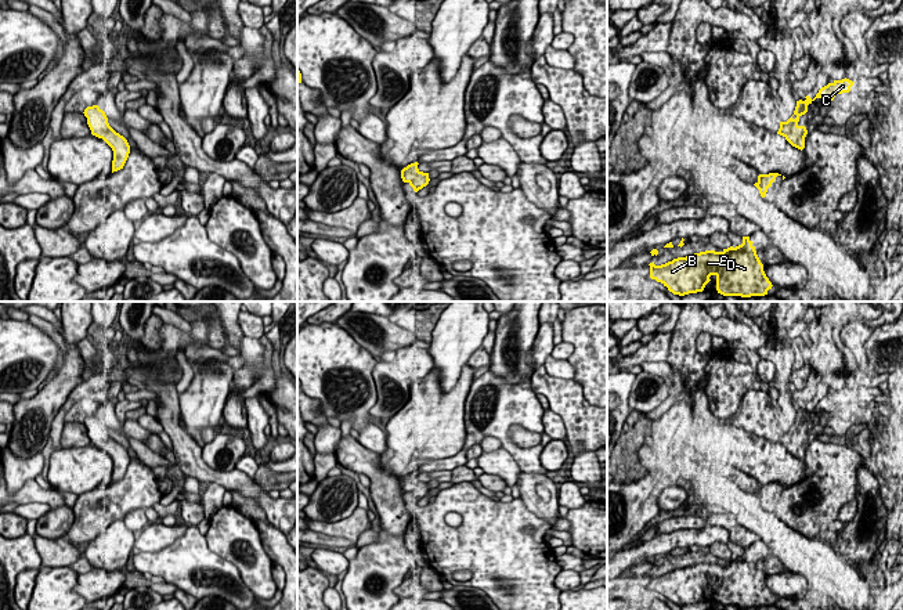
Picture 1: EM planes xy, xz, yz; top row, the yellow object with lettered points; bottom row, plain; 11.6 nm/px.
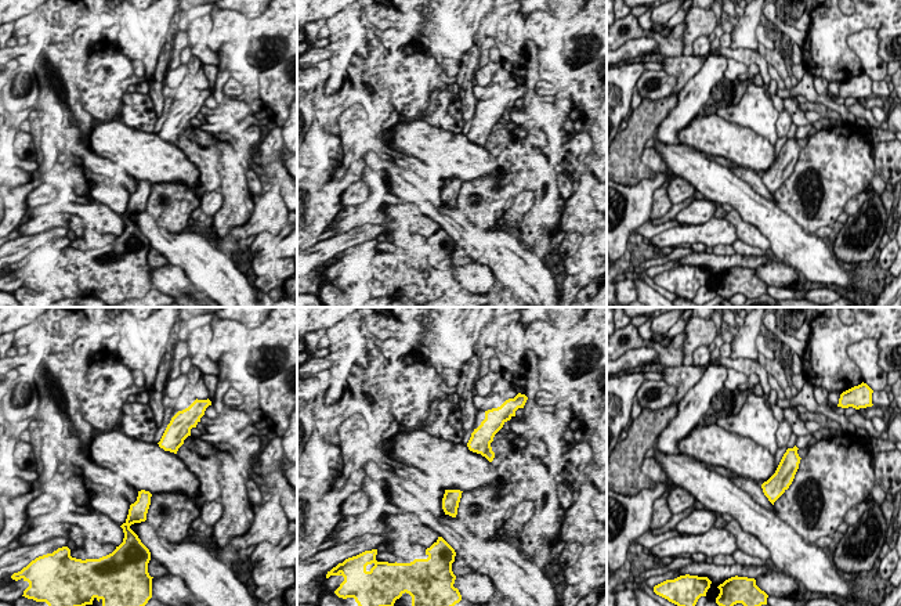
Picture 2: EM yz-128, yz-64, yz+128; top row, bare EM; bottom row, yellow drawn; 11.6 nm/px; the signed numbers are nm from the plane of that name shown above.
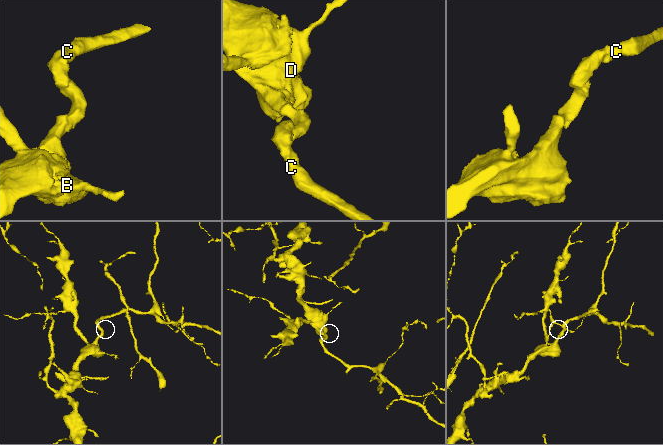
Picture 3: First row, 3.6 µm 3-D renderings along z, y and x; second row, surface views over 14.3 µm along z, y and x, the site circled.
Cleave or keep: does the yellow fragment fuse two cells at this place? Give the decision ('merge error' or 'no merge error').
no merge error

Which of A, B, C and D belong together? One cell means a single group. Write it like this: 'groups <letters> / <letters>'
groups A B C D

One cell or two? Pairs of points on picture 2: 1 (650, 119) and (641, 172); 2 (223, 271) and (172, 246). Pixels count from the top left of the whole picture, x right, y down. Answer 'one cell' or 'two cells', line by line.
1: one cell
2: one cell

